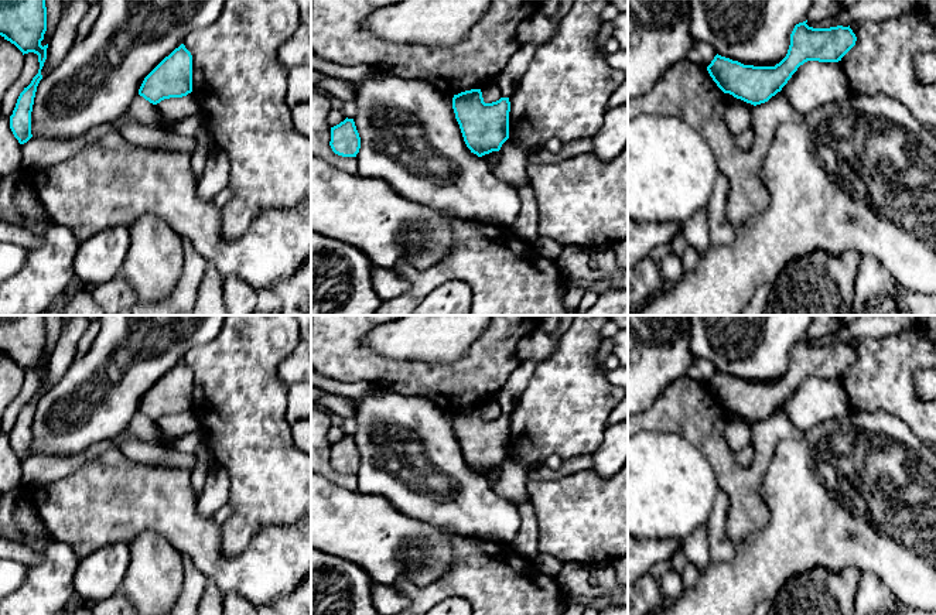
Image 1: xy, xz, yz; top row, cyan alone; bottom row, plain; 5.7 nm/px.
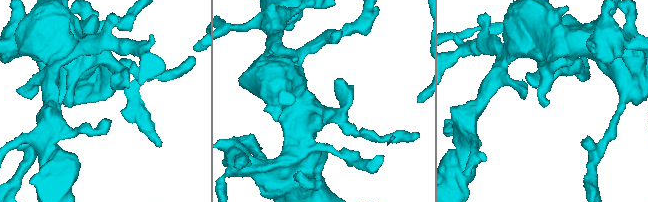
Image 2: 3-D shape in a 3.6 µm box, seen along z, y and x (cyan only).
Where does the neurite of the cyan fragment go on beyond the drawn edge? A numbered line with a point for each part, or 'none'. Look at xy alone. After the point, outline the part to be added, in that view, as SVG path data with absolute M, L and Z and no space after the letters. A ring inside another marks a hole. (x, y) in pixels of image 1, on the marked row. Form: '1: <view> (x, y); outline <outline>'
none

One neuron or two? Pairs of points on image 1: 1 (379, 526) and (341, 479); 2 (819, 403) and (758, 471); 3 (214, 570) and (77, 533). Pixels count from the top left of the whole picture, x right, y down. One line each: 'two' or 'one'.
1: two
2: two
3: one

